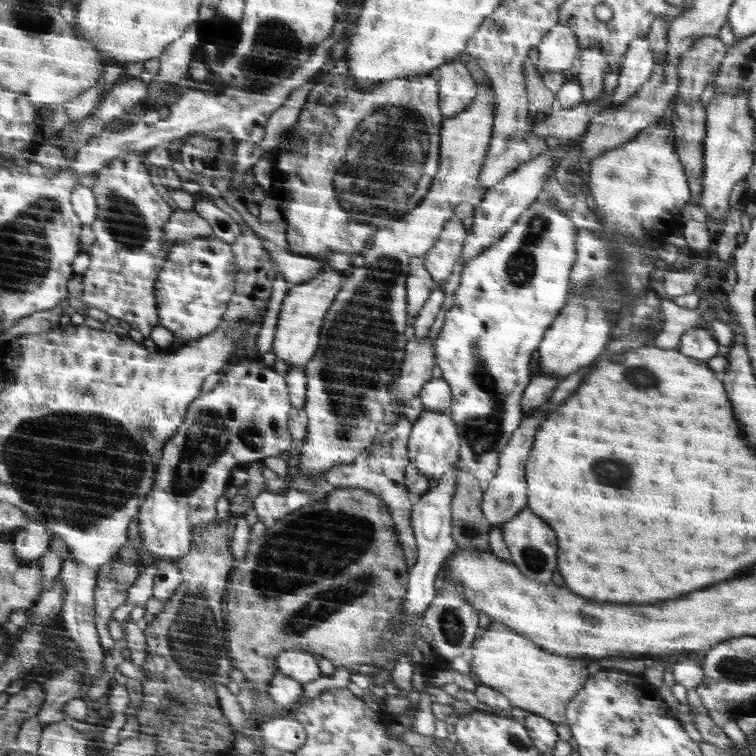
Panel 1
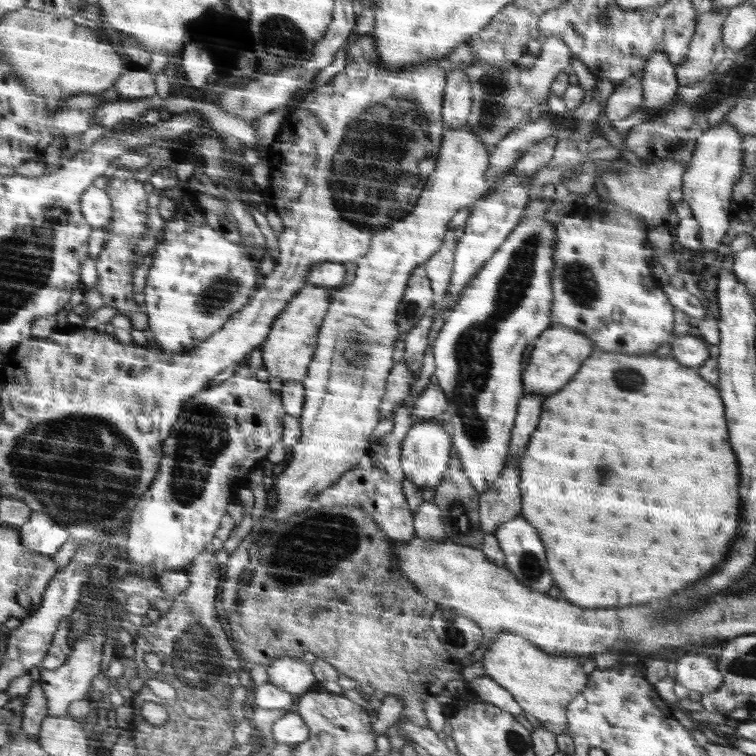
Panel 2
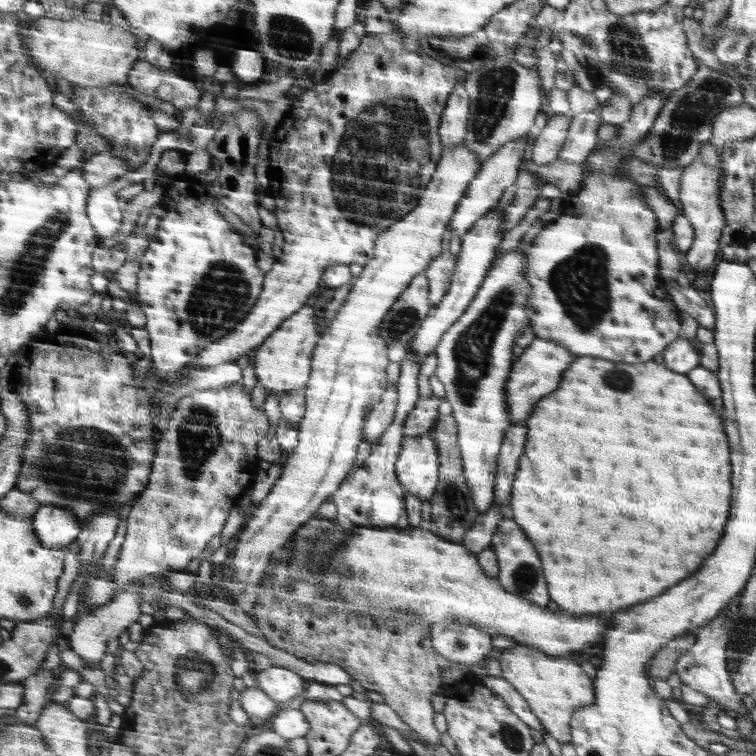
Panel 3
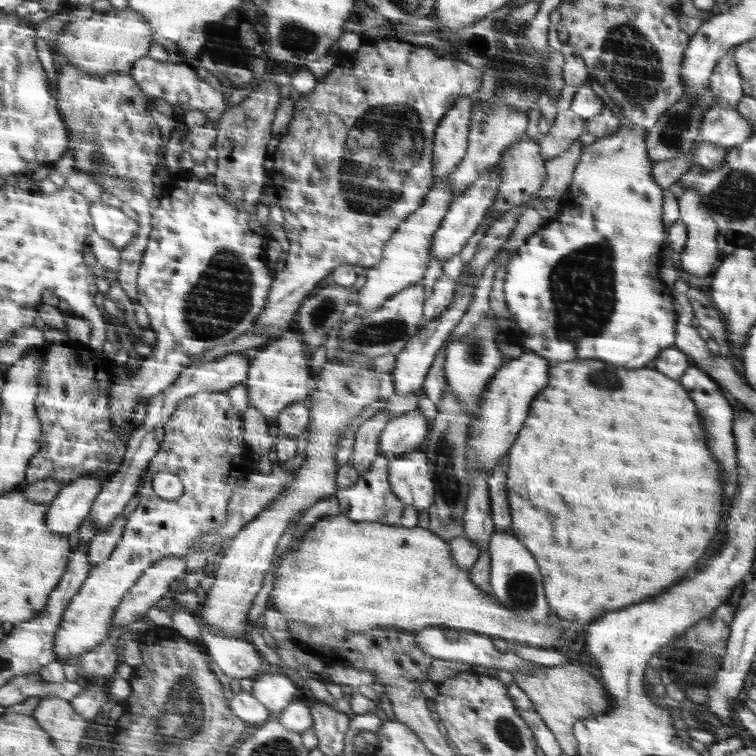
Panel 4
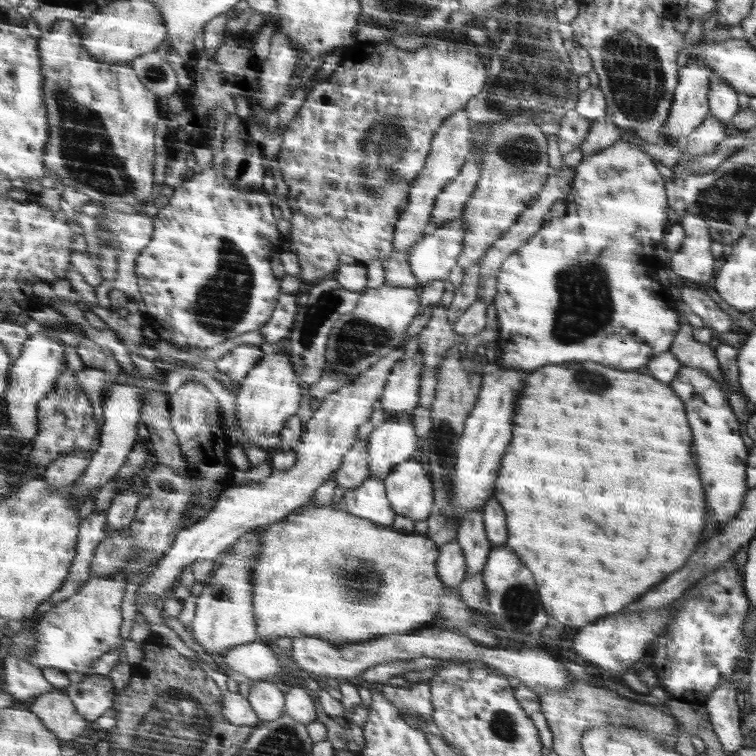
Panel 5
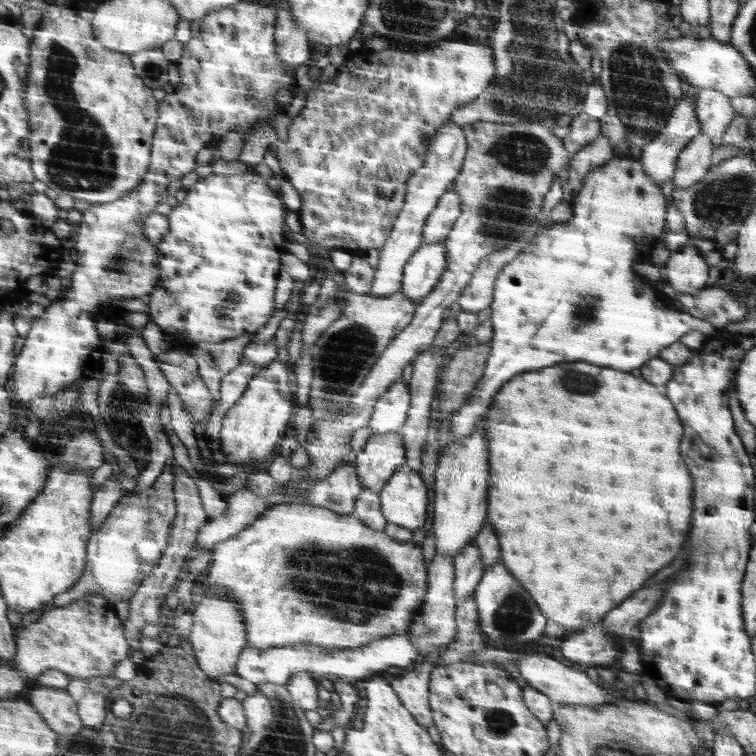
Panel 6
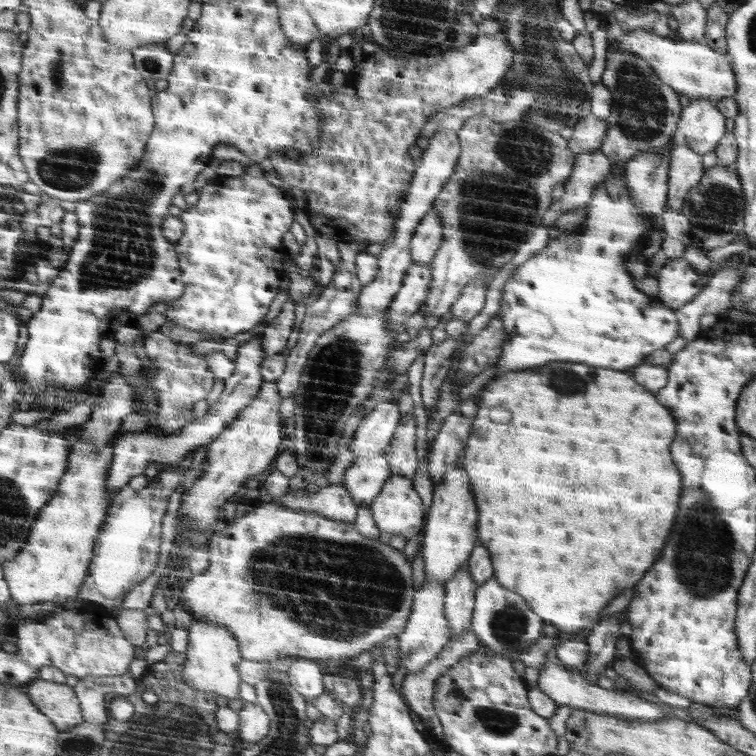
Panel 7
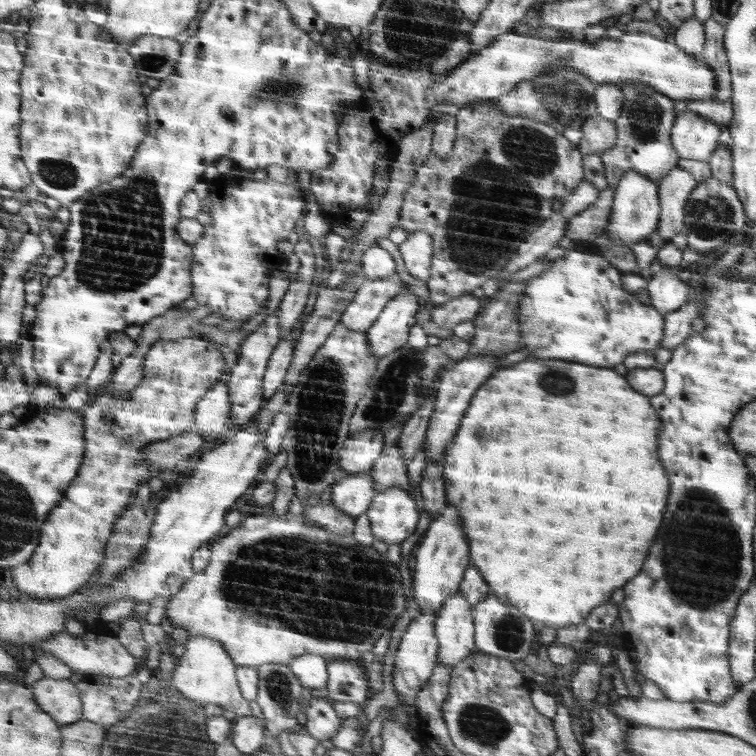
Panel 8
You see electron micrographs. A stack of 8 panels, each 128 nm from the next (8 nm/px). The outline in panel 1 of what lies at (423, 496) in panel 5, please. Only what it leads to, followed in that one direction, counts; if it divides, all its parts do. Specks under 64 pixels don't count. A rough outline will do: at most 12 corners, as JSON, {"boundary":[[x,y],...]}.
{"boundary":[[423,411],[408,440],[408,459],[440,479],[460,459],[451,414]]}

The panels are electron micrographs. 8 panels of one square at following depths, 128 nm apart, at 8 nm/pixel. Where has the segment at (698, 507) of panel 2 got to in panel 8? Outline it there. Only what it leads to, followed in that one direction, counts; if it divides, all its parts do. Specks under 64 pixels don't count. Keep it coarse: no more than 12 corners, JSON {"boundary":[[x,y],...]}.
{"boundary":[[610,368],[488,377],[446,450],[484,581],[557,630],[642,570],[662,420]]}

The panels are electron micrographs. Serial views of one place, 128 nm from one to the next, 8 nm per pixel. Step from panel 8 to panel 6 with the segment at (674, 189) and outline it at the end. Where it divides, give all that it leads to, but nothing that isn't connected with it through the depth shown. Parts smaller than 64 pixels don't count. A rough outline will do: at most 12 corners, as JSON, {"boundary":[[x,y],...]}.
{"boundary":[[698,134],[681,150],[674,189],[702,179],[713,165],[710,136]]}

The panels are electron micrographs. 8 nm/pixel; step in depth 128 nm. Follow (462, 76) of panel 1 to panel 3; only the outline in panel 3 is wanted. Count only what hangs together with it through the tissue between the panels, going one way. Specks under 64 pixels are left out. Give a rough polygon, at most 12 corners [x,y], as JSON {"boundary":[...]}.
{"boundary":[[458,82],[442,113],[442,150],[465,144],[470,108]]}

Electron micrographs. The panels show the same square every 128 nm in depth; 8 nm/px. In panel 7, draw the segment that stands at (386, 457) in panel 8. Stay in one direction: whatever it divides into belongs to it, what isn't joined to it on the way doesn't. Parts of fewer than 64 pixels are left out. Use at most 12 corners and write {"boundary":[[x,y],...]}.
{"boundary":[[413,411],[389,447],[391,477],[414,478],[419,459]]}

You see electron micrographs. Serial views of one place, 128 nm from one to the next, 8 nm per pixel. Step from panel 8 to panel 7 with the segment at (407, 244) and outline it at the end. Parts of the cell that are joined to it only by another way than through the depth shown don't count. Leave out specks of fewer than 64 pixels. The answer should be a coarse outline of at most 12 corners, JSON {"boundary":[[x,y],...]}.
{"boundary":[[440,213],[422,218],[412,241],[412,264],[431,263],[445,240]]}

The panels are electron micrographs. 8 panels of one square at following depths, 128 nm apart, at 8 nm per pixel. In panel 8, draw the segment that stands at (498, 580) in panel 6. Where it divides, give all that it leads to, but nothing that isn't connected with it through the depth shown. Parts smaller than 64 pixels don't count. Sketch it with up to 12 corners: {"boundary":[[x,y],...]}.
{"boundary":[[494,594],[473,606],[475,652],[530,654],[532,619]]}

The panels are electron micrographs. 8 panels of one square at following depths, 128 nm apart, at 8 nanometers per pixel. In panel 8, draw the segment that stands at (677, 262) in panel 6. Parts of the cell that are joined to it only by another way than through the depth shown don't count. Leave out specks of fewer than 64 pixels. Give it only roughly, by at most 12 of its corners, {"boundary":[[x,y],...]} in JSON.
{"boundary":[[664,266],[644,293],[662,314],[686,304],[690,288]]}

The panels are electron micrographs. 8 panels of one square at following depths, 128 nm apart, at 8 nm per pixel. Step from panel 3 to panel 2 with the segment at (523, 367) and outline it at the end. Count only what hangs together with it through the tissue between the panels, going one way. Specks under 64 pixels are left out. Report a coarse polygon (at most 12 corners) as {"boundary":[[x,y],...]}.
{"boundary":[[552,325],[522,374],[526,393],[558,392],[596,348]]}

